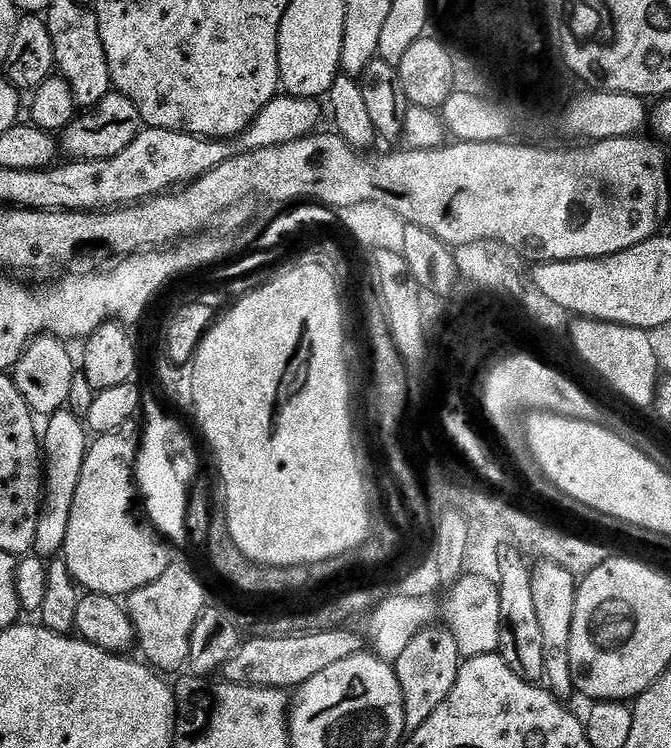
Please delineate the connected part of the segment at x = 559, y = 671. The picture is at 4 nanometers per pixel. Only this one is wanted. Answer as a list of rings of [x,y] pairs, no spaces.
[[[541,561],[538,568],[533,569],[532,593],[536,607],[537,619],[541,626],[542,633],[542,655],[544,657],[544,675],[547,687],[557,700],[565,702],[571,701],[571,696],[575,695],[573,686],[572,671],[570,670],[570,626],[573,625],[574,602],[576,601],[576,590],[578,582],[572,572],[566,571],[564,567],[556,563]]]

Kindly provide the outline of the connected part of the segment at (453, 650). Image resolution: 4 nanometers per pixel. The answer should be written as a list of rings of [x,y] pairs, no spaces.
[[[440,624],[423,628],[410,640],[406,649],[402,650],[402,654],[394,661],[394,667],[402,687],[404,725],[407,731],[420,729],[422,723],[445,701],[446,695],[450,694],[457,681],[461,663],[462,657],[452,632]]]

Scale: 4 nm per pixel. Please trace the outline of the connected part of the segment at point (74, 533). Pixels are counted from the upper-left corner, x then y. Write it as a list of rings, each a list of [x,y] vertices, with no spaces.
[[[131,423],[96,436],[82,462],[82,478],[78,478],[78,491],[74,493],[62,559],[85,593],[126,598],[134,590],[150,586],[154,578],[162,578],[170,563],[169,545],[155,531],[147,532],[136,517],[136,461],[142,433],[136,427]]]

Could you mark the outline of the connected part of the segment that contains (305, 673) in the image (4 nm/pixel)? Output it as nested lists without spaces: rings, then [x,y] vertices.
[[[337,626],[328,631],[307,632],[304,635],[295,635],[288,637],[258,637],[253,635],[245,639],[236,653],[224,663],[222,676],[229,684],[238,686],[254,686],[255,688],[282,688],[285,690],[295,690],[301,684],[306,683],[314,674],[326,670],[326,666],[334,666],[334,662],[342,662],[342,658],[350,658],[361,651],[362,640],[352,632],[347,632],[344,626]]]

